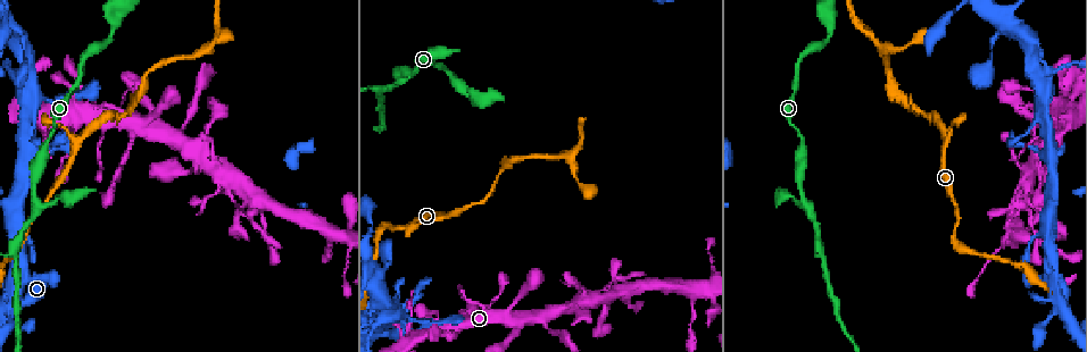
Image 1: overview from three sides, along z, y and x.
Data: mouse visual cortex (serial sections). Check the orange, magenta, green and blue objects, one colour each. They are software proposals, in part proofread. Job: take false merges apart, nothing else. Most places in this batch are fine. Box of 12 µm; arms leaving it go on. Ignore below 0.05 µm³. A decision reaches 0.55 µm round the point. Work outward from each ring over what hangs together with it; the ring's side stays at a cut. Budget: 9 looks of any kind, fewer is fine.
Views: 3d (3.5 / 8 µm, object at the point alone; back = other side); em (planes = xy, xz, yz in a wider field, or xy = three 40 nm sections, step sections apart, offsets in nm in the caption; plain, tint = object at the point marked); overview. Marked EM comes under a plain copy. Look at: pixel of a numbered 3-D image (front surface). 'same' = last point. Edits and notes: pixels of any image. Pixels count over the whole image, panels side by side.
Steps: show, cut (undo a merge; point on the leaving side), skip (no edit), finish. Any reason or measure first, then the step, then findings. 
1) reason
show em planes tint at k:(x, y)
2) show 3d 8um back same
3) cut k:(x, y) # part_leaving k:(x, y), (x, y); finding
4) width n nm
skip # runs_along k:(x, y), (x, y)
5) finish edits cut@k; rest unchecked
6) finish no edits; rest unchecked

a fork
show 3d 3.5um at 1:(78, 149)

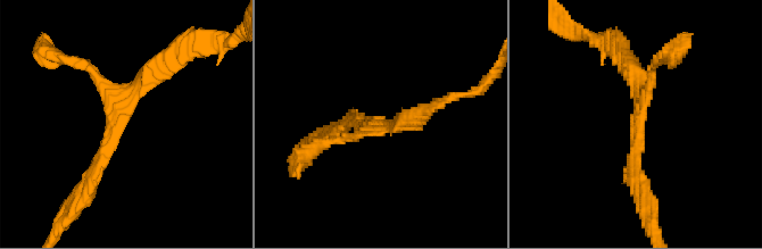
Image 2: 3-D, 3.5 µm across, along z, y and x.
shape alone is not enough
show em xy step 3 tint at 2:(639, 118)

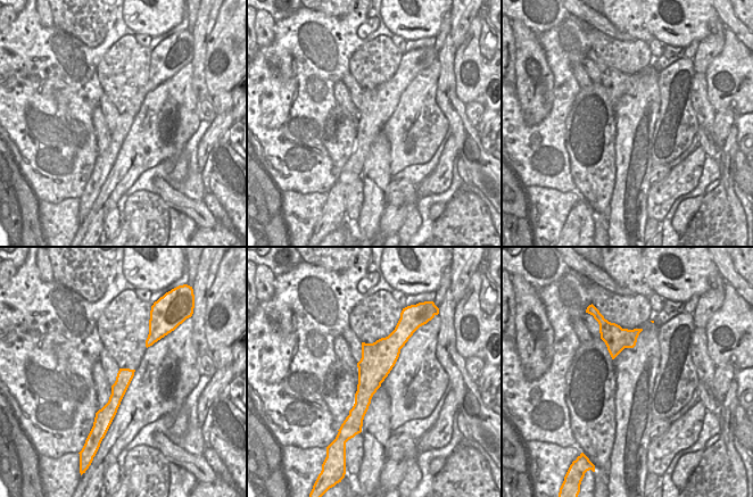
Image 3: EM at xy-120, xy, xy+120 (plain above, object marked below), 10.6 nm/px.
another direction
show em xy step 2 tint same

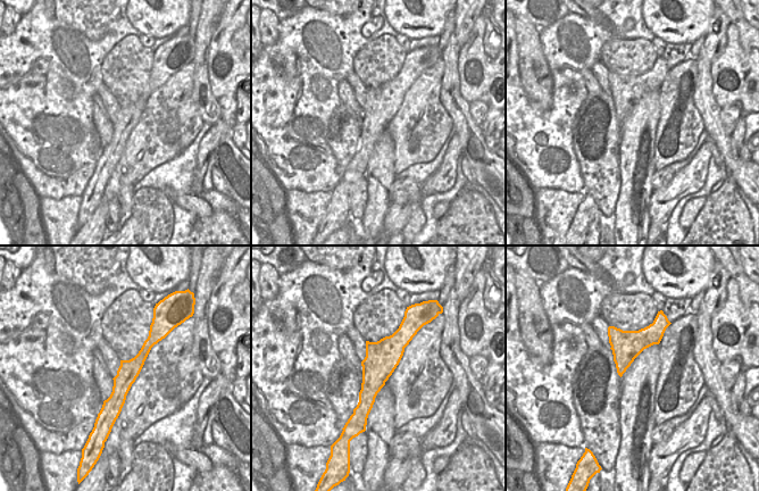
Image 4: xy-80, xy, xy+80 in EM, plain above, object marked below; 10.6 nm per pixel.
skip # continuous, no second cell

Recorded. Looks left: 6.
looks like a crossing
show 3d 8um at 1:(13, 29)

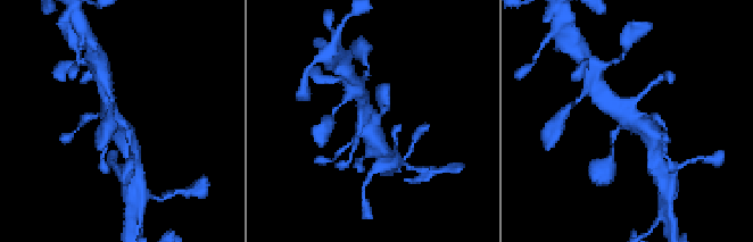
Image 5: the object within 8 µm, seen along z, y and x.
zoom in
show 3d 3.5um at 5:(374, 123)

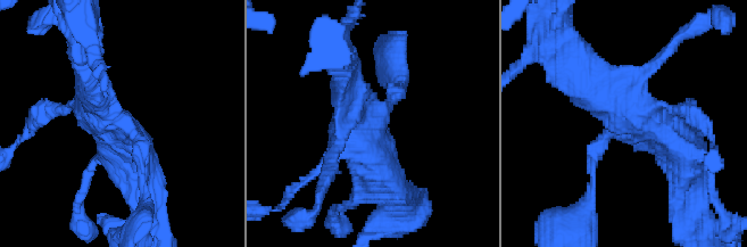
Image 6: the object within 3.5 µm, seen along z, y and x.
arms 4; arm_widths 200, 200, 400, 600 nm; shape alone is not enough
show em xy step 1 tint at 6:(374, 128)

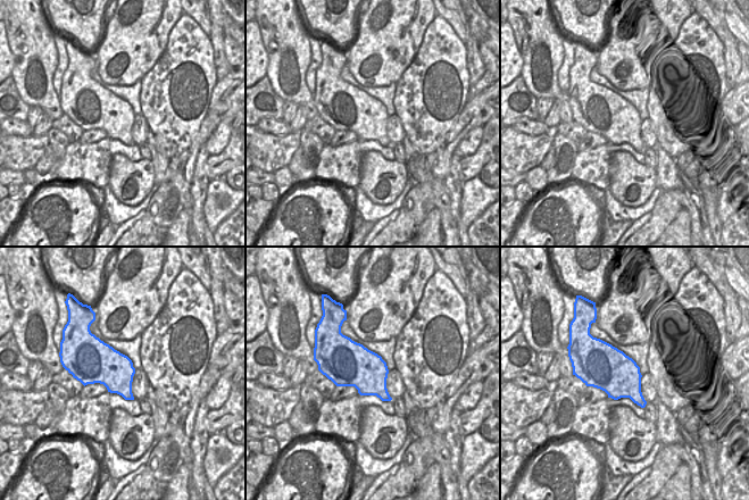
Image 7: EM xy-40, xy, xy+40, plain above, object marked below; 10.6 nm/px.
skip # one cell here

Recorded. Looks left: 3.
a fork
show 3d 3.5um at 1:(403, 79)

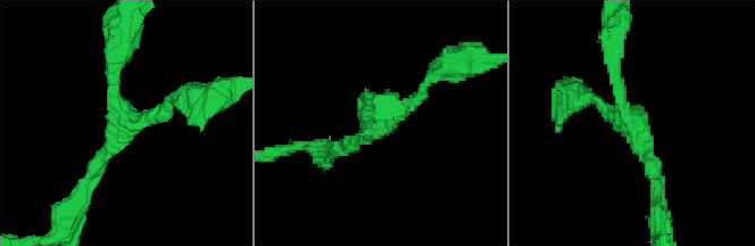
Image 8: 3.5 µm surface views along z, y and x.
show em planes tint at 8:(630, 115)

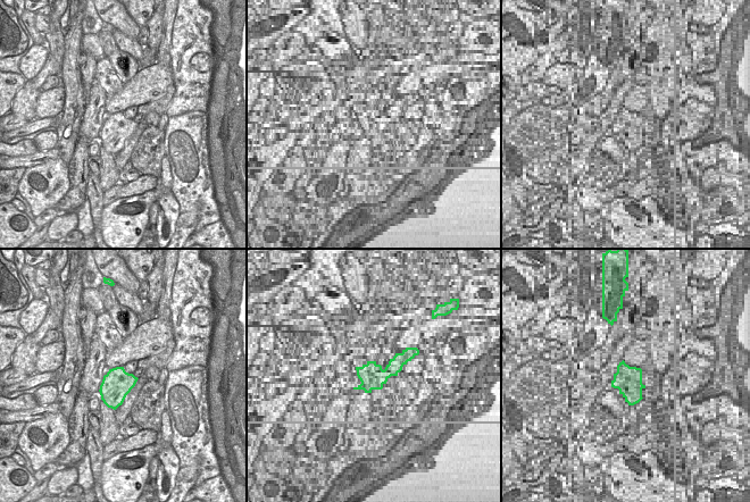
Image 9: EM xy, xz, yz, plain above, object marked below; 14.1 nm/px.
skip # runs_along 8:(614, 43), (620, 99), (655, 177); one cell here

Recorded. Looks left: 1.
finish no edits; rest unchecked

